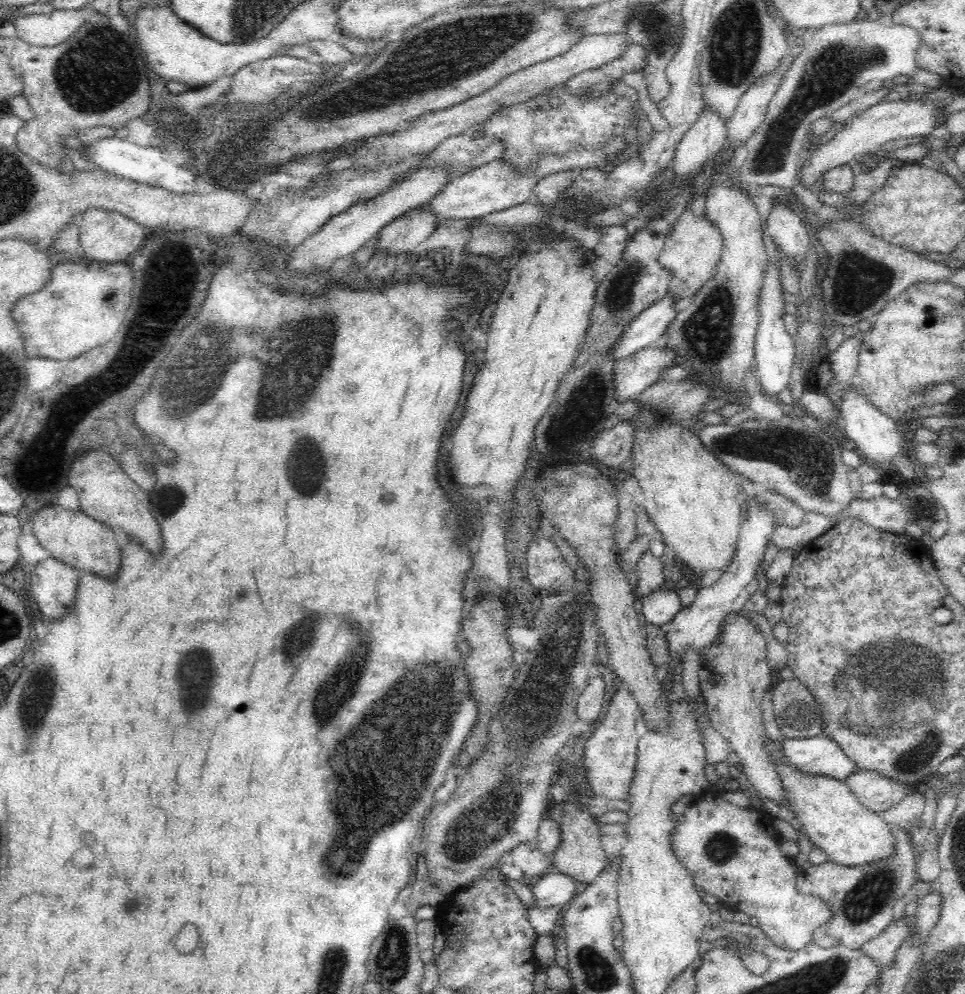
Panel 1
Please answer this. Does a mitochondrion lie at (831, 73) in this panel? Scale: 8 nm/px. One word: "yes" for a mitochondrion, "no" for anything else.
yes

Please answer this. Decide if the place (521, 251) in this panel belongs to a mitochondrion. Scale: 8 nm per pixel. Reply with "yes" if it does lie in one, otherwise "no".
no

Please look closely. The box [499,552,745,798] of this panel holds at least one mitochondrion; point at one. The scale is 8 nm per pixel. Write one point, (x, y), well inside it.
(519, 726)

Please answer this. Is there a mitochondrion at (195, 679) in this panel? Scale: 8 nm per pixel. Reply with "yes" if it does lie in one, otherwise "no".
yes

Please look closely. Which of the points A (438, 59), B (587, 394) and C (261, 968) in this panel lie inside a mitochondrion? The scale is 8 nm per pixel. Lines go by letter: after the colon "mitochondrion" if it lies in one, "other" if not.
A: mitochondrion
B: mitochondrion
C: other

